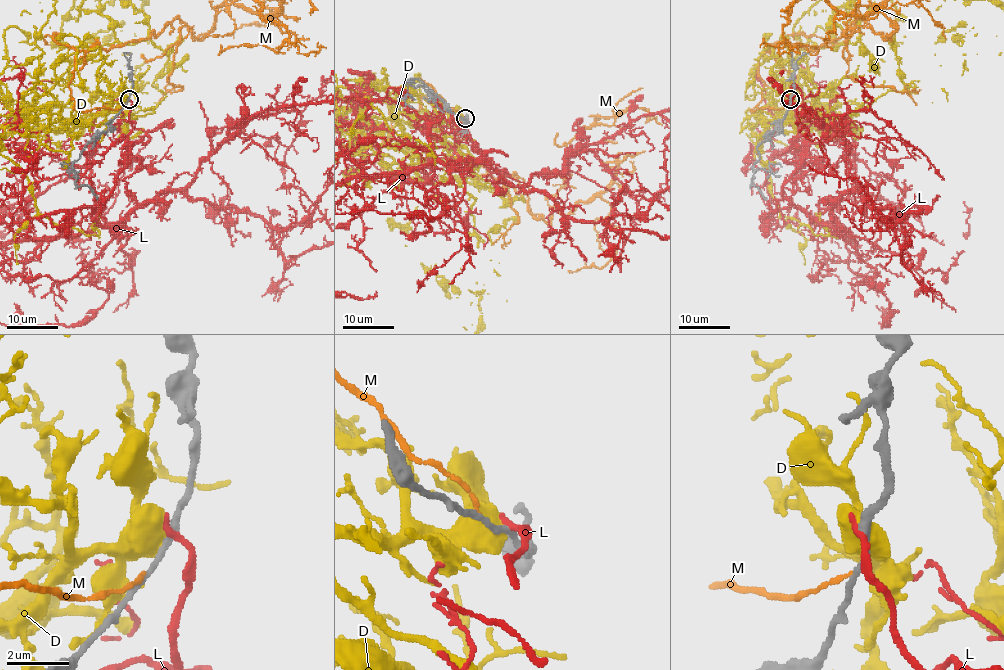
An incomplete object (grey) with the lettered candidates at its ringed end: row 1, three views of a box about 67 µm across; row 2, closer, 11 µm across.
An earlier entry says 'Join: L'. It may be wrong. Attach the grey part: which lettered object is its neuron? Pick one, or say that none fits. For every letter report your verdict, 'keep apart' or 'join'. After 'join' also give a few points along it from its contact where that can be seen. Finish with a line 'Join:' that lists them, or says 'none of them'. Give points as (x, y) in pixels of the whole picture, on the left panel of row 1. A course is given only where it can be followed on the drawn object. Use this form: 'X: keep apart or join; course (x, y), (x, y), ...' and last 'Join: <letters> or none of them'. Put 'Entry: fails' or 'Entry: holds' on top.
Entry: holds
D: keep apart
L: join
M: keep apart
Join: L

